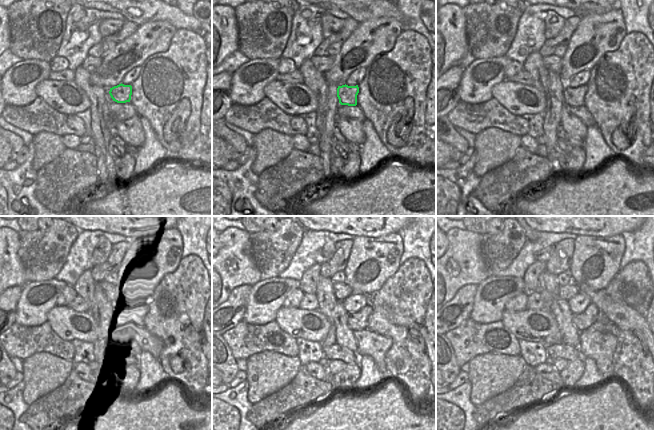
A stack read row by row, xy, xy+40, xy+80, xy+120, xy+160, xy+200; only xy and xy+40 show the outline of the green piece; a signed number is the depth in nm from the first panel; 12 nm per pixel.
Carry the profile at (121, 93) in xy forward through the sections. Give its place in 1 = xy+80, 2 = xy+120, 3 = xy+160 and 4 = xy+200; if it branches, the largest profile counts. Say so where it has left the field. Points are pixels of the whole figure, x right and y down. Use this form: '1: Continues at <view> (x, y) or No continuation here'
1: Continues at xy+80 (573, 96)
2: Continues at xy+120 (129, 321)
3: Continues at xy+160 (357, 321)
4: Continues at xy+200 (588, 319)

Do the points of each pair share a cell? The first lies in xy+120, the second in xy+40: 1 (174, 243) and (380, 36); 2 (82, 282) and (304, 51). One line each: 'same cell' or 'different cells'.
1: same cell
2: different cells

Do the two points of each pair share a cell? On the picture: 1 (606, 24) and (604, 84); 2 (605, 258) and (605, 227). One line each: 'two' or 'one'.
1: two
2: two

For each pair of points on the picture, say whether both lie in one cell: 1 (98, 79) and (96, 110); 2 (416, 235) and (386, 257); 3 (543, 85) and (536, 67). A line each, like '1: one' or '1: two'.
1: two
2: two
3: one

